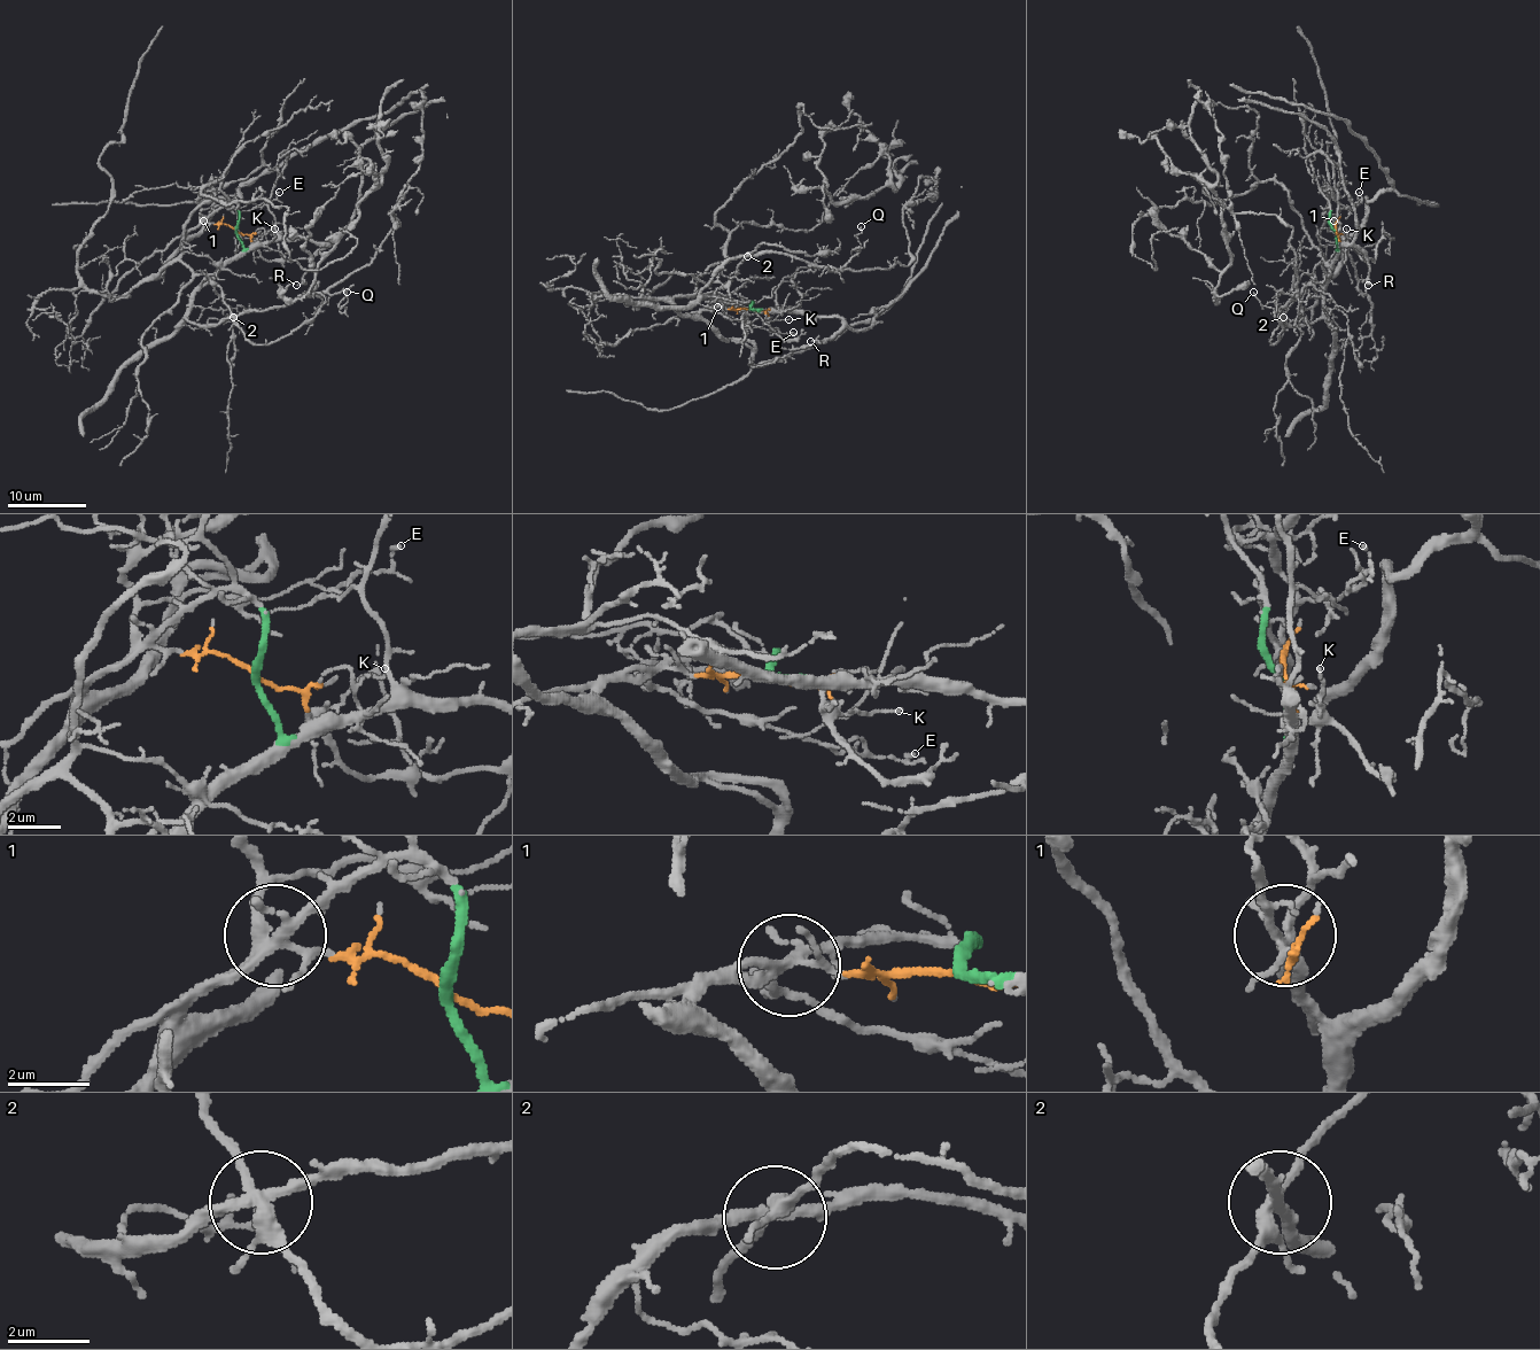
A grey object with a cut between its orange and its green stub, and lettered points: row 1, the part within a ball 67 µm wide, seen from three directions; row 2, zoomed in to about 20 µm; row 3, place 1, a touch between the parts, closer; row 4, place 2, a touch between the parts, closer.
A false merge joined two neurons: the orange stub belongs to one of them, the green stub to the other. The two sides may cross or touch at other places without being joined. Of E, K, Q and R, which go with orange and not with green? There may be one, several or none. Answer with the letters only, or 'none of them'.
E, K

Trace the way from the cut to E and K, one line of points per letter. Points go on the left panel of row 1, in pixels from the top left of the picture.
E: (235, 231), (227, 225), (205, 223), (200, 214), (216, 206), (261, 206), (274, 200), (279, 192)
K: (235, 231), (253, 242), (274, 229)

